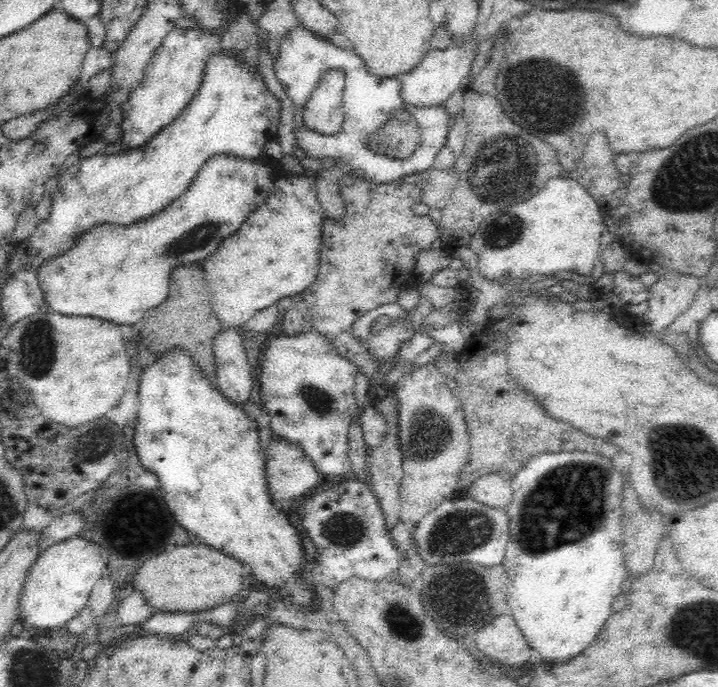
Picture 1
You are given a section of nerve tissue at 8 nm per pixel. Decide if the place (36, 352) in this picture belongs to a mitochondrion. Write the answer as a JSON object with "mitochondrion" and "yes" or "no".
{"mitochondrion":"yes"}

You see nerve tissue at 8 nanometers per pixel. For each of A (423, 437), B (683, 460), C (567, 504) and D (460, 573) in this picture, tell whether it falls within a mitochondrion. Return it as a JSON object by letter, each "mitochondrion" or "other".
{"A":"mitochondrion","B":"mitochondrion","C":"mitochondrion","D":"mitochondrion"}

